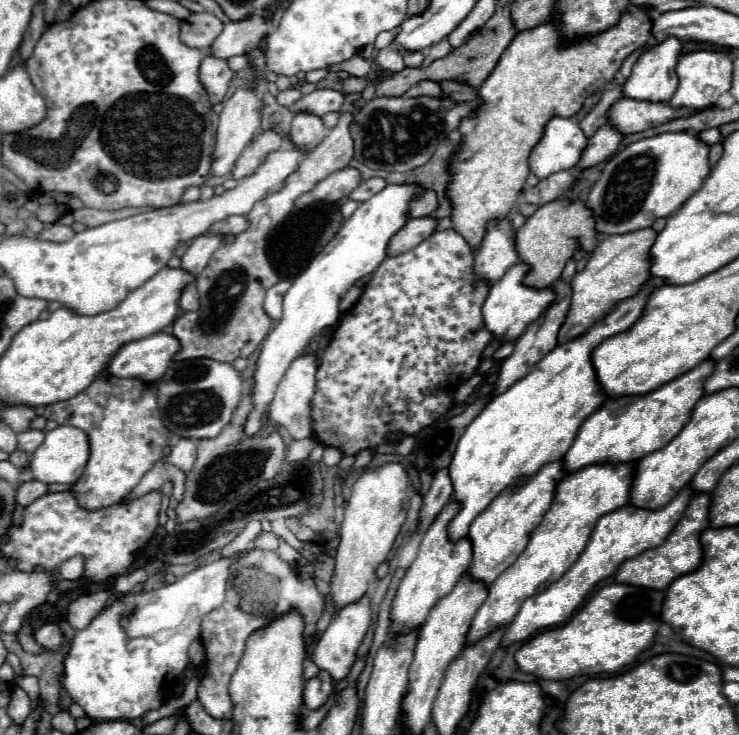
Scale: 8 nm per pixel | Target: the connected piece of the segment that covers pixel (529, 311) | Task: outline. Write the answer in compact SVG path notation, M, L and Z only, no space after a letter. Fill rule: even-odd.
M525 263L513 265L497 283L491 285L489 297L483 303L485 327L503 343L515 341L517 337L521 337L525 327L533 323L545 311L545 307L549 307L549 303L553 303L553 289L545 287L541 291L533 291L533 287L525 287L525 283L521 283L521 279L525 279L525 271L529 271Z

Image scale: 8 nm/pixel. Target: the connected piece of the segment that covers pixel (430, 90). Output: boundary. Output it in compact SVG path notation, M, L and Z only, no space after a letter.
M422 80L416 85L413 85L407 93L407 97L417 97L417 95L429 95L429 97L443 97L443 89L437 82L430 80Z

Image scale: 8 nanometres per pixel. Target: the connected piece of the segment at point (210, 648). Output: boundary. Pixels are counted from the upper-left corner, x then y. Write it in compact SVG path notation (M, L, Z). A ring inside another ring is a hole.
M227 595L227 601L211 611L209 615L205 615L203 623L201 623L201 643L207 651L207 659L205 659L205 677L201 679L201 685L199 685L199 691L197 691L197 699L201 701L203 709L215 717L215 719L231 719L231 709L233 709L233 703L231 703L231 697L229 697L229 679L231 675L235 673L237 669L237 663L243 655L243 649L245 649L245 639L261 629L263 625L267 625L269 619L261 619L261 617L255 617L255 615L249 615L245 613L241 607L239 607L239 595Z

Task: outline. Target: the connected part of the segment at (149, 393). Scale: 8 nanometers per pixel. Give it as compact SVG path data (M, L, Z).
M103 373L73 399L47 405L43 415L45 419L53 419L59 425L73 425L89 435L91 455L85 473L73 487L79 505L85 509L103 509L119 503L161 461L163 449L169 447L169 431L161 421L155 387L147 383L133 387L133 381Z

